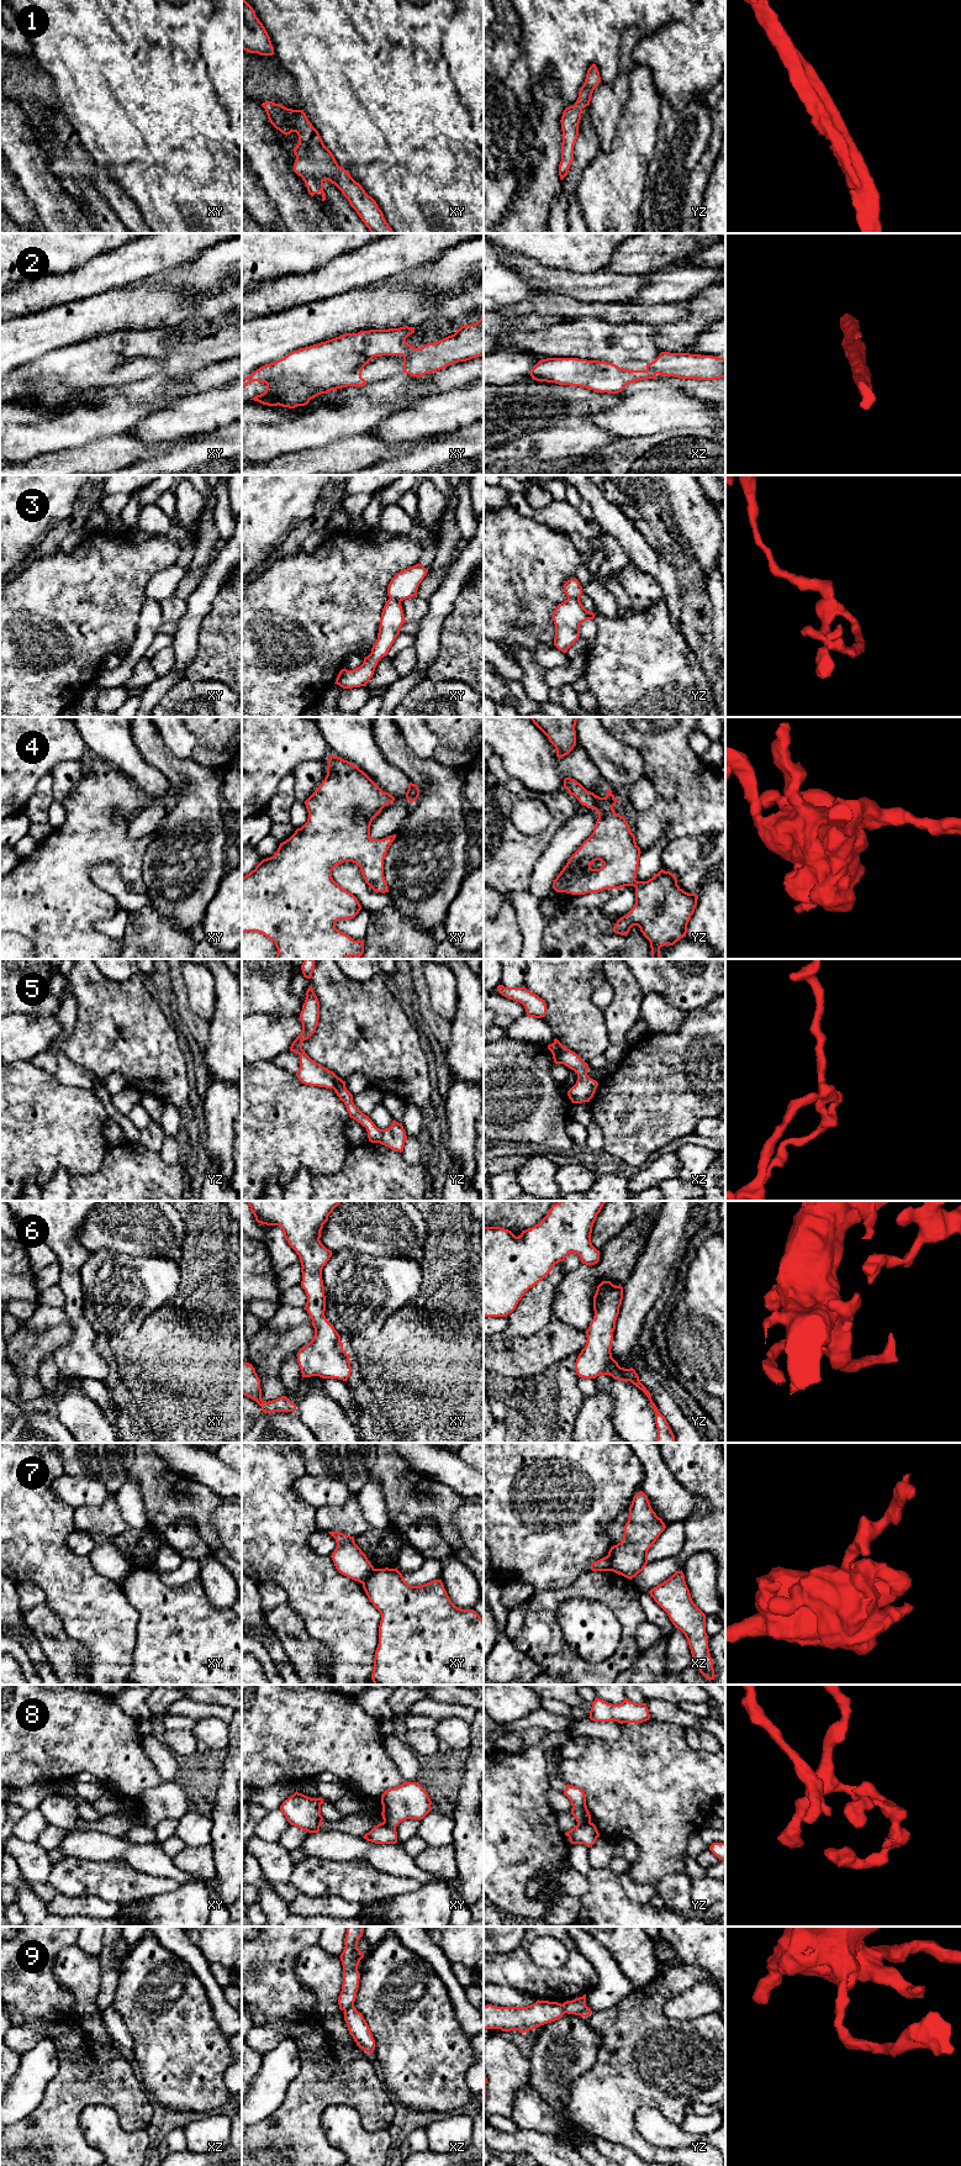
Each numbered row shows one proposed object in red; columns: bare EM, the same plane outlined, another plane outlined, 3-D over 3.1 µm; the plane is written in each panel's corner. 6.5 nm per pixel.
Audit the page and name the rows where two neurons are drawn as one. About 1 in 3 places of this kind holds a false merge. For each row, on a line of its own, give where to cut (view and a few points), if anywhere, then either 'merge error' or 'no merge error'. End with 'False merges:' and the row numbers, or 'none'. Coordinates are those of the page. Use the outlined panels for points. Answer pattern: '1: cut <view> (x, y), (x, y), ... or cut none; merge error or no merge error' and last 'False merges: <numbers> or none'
1: cut none; no merge error
2: cut none; no merge error
3: cut yz (568, 597), (579, 599); merge error
4: cut none; no merge error
5: cut xz (554, 1042), (561, 1063); merge error
6: cut none; no merge error
7: cut xy (375, 1569), (363, 1584); merge error
8: cut yz (590, 1821), (577, 1824); merge error
9: cut xz (353, 2004), (344, 2011); merge error
False merges: 3, 5, 7, 8, 9

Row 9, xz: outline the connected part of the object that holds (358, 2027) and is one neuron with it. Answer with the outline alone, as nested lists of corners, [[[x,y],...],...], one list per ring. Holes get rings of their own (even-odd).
[[[354,2006],[345,2009],[343,2013],[349,2034],[353,2036],[357,2045],[361,2050],[373,2054],[375,2050],[375,2040],[363,2014],[359,2013]]]

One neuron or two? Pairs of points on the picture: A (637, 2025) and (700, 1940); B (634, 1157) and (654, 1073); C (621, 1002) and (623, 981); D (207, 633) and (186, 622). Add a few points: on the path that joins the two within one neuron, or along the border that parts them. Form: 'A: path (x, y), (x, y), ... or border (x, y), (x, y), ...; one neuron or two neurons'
A: border (684, 1964), (698, 1965), (711, 1975); two neurons
B: path (634, 1136), (638, 1111), (654, 1094); one neuron
C: path (623, 997), (623, 986); one neuron
D: border (211, 602), (194, 658); two neurons

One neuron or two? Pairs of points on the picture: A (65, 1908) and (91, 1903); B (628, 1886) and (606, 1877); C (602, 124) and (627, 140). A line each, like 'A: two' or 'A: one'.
A: one
B: two
C: two

